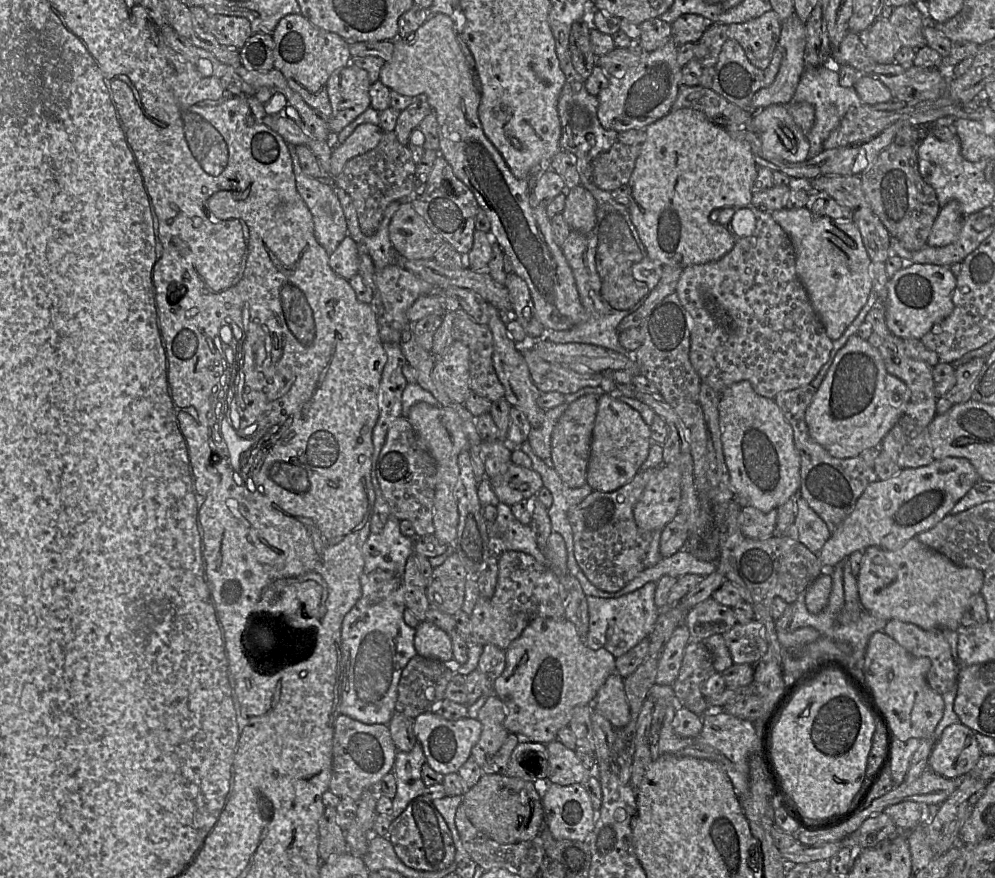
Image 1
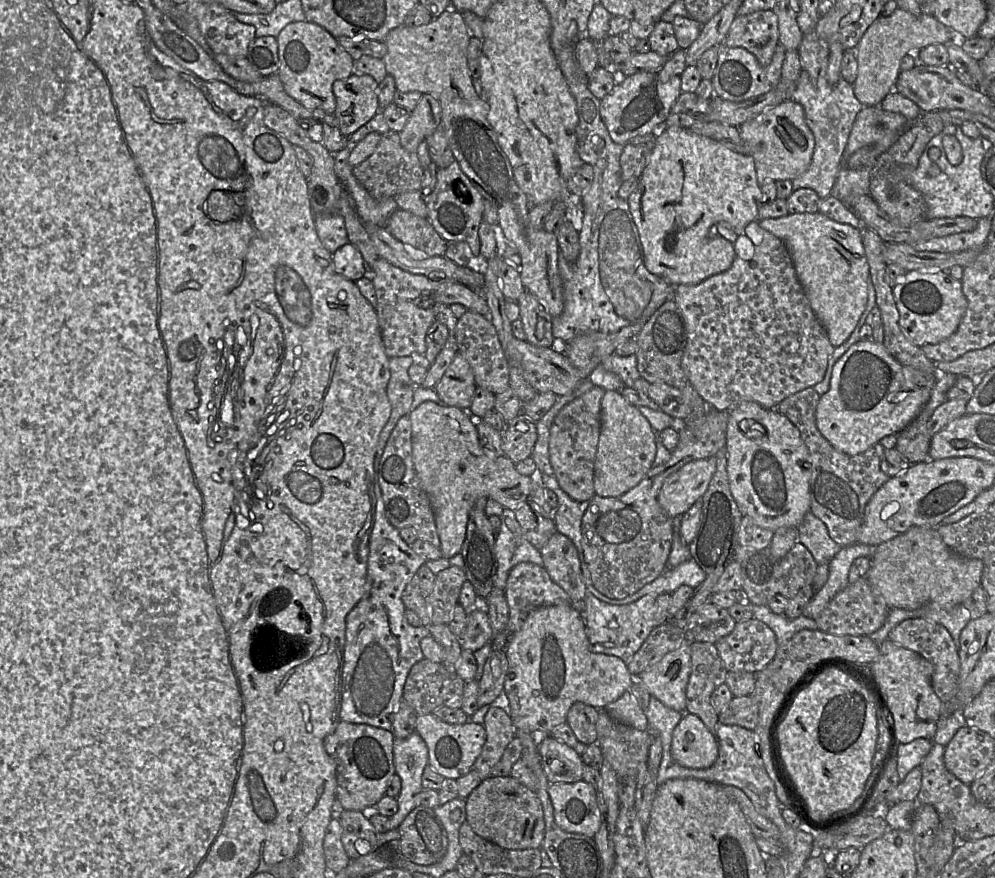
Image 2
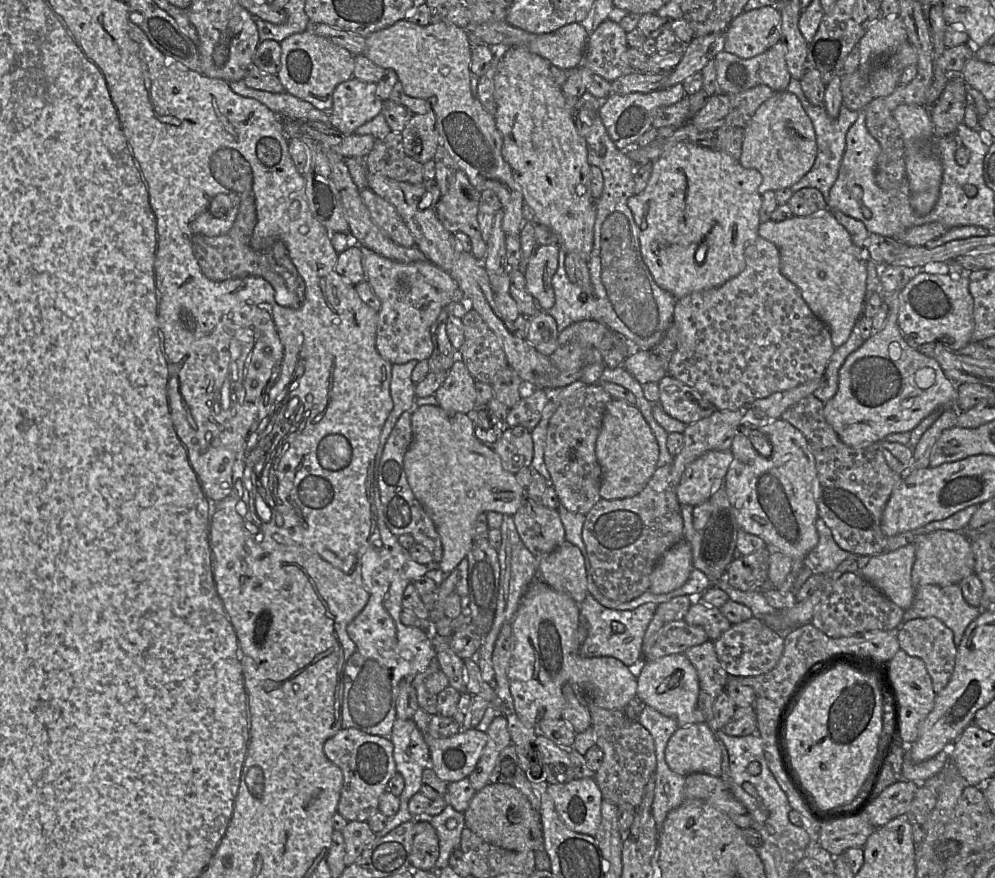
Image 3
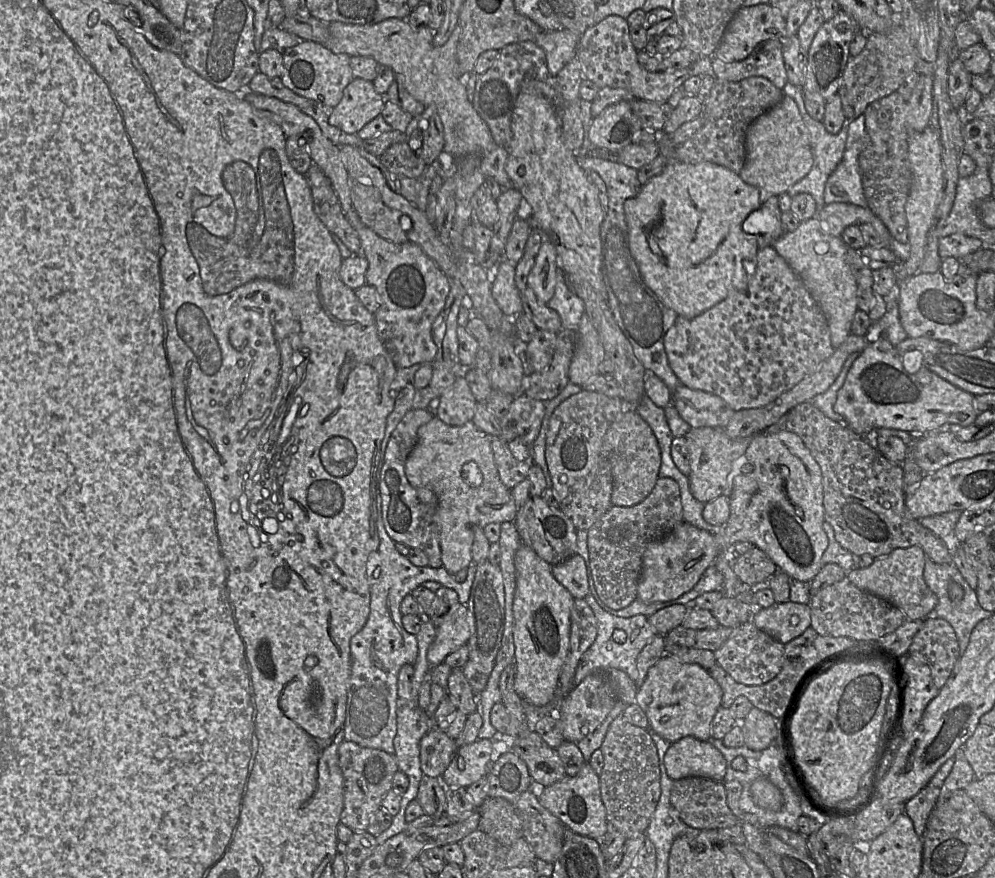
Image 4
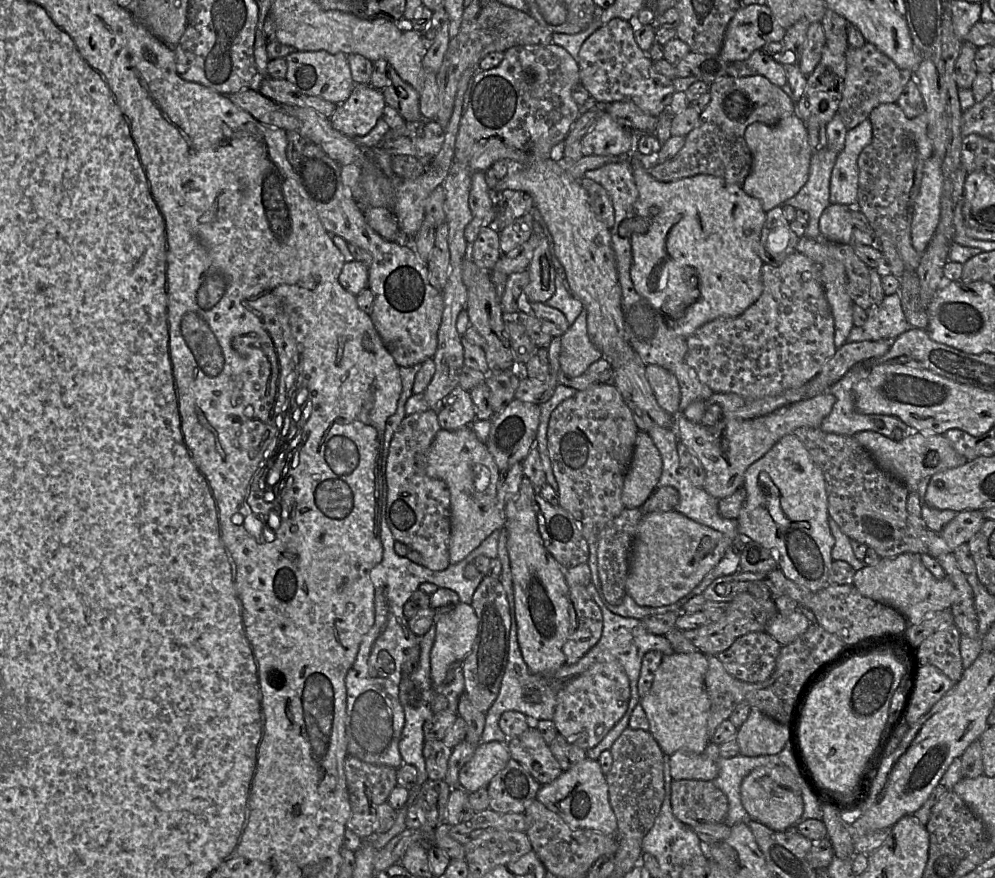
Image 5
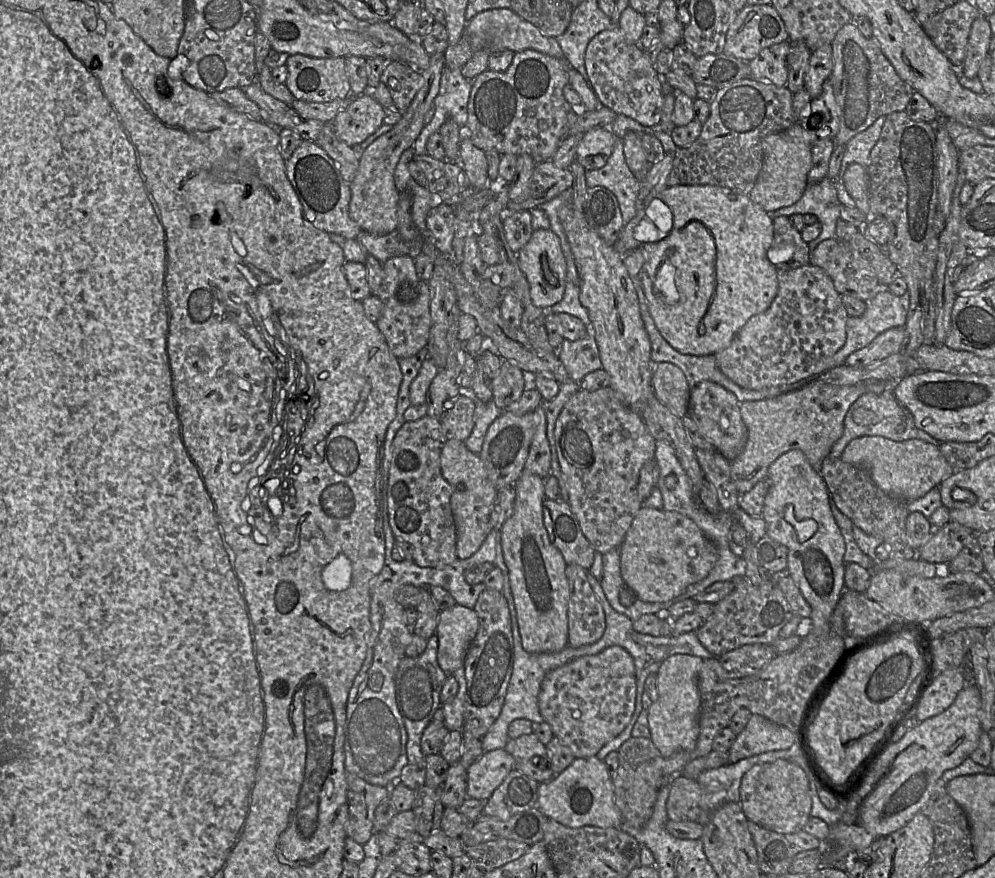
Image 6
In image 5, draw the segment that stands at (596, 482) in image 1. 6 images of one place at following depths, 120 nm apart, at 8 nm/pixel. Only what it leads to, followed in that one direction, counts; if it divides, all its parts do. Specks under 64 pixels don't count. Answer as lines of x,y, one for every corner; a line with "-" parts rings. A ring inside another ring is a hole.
648,432
637,433
633,457
624,478
621,500
625,508
634,509
658,487
662,458

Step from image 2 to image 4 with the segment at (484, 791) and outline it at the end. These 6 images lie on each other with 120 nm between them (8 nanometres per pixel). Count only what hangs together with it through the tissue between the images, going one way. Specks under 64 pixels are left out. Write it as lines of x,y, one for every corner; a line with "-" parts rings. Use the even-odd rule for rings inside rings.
487,797
477,808
480,814
478,830
503,845
511,845
523,837
522,821
516,805
500,797

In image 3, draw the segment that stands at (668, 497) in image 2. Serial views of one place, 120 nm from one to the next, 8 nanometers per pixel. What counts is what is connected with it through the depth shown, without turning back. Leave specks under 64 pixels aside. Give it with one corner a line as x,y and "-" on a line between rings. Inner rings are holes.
729,450
708,451
690,463
677,487
681,505
697,506
707,502
711,495
724,487
724,479
733,454

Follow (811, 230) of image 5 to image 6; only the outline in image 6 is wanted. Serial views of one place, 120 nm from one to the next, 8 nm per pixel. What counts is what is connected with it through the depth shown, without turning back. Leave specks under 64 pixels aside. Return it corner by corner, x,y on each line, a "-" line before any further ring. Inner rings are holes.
825,177
816,183
809,183
794,204
768,212
773,219
779,216
790,217
794,214
813,214
821,224
821,232
817,238
807,243
810,252
824,240
836,238
836,224
840,218
840,203
837,199
836,181

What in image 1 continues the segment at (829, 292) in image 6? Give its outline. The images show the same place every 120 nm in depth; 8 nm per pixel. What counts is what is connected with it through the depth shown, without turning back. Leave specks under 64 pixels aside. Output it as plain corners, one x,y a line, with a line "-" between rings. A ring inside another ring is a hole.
752,205
749,210
754,218
752,233
737,237
733,248
721,259
685,267
676,293
689,319
689,357
701,382
720,394
730,385
747,380
757,394
774,399
780,392
811,384
829,359
833,341
827,336
797,277
790,237
770,212

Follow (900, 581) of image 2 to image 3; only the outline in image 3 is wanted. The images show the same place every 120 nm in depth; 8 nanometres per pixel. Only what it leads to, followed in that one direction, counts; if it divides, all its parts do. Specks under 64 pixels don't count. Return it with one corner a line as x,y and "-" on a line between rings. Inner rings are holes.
936,530
926,534
919,534
914,544
916,554
911,571
914,588
928,584
939,586
957,584
963,578
974,573
975,558
971,548
971,541
963,532

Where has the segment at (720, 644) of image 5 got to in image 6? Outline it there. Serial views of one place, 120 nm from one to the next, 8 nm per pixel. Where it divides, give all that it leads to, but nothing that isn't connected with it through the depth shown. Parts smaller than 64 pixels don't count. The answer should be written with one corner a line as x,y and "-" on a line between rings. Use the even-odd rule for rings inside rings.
744,577
736,579
734,590
715,604
712,615
697,629
701,644
719,658
746,644
773,644
782,627
790,620
791,610
782,590
770,580
754,586

